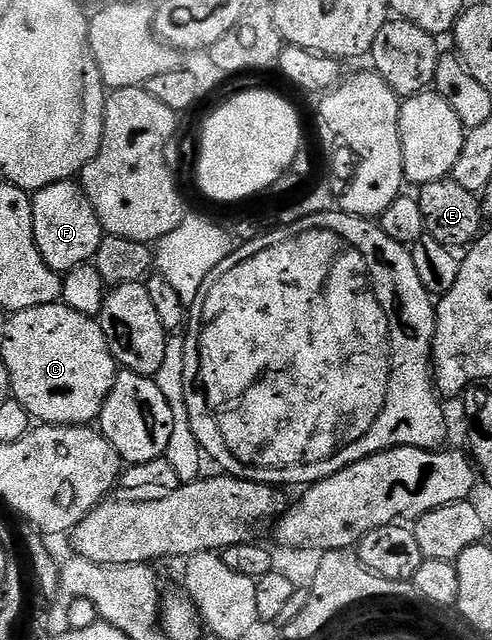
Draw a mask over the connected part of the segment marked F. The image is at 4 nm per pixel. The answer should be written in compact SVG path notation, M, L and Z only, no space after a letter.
M67 181L35 191L32 198L36 245L47 265L53 271L65 273L76 265L91 262L96 249L100 249L104 232L96 217L96 209L92 209L92 201L88 201L86 190L77 182Z

